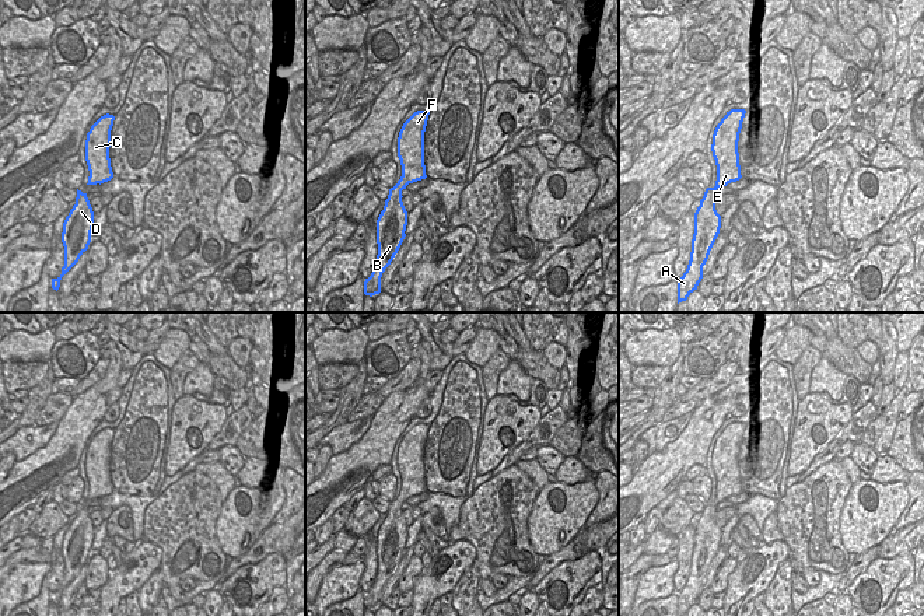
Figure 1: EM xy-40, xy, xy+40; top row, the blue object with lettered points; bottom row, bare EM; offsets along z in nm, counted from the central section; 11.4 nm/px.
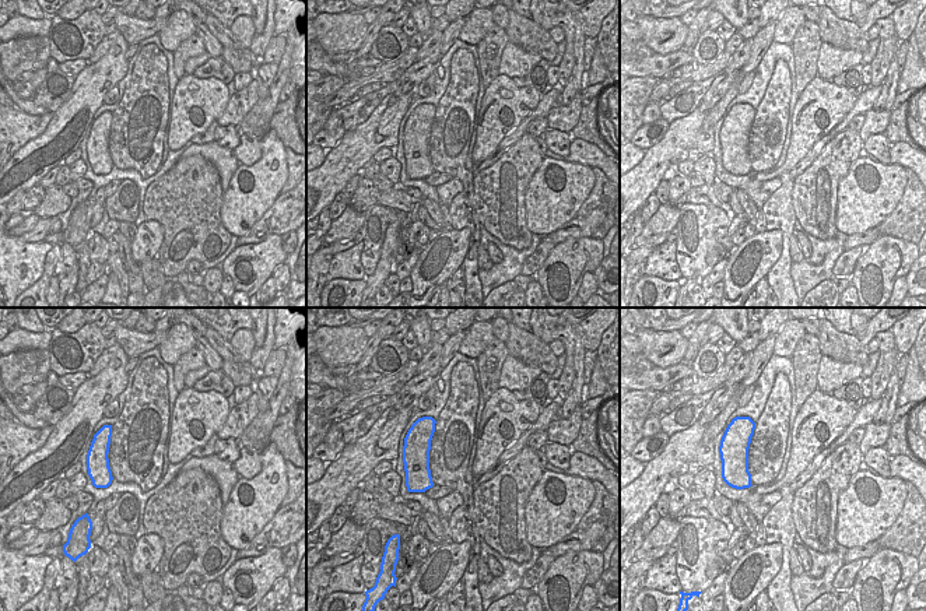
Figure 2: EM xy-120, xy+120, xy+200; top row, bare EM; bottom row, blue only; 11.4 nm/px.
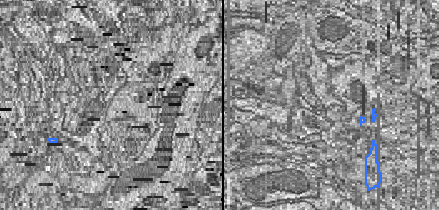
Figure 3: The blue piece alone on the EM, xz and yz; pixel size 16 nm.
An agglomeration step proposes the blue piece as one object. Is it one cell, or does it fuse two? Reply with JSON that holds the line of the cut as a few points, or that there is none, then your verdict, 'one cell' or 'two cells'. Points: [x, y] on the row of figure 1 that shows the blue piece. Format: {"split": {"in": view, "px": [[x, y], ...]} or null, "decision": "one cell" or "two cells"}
{"split": null, "decision": "one cell"}

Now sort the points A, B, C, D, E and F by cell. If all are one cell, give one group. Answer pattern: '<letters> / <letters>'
A B C D E F

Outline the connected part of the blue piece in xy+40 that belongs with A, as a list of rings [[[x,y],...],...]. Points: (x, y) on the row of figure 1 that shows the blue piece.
[[[731,109],[714,130],[711,151],[717,165],[717,181],[714,188],[706,189],[694,213],[690,260],[683,276],[678,279],[678,304],[697,290],[703,279],[703,266],[720,234],[721,216],[715,210],[717,190],[742,178],[738,141],[745,113],[745,109]]]

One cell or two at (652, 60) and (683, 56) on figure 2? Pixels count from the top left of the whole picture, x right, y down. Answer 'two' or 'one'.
one

